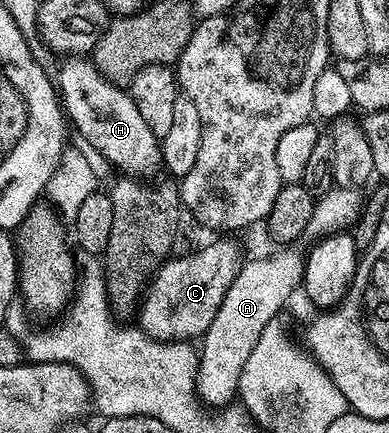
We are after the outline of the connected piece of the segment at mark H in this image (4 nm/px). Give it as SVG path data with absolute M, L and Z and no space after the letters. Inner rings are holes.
M67 57L57 67L57 94L61 106L69 120L70 126L79 130L79 135L91 147L96 147L115 167L120 167L123 173L137 177L145 174L161 163L161 139L149 129L145 117L141 117L141 109L137 109L134 95L124 88L111 83L99 71L97 65L87 57Z

